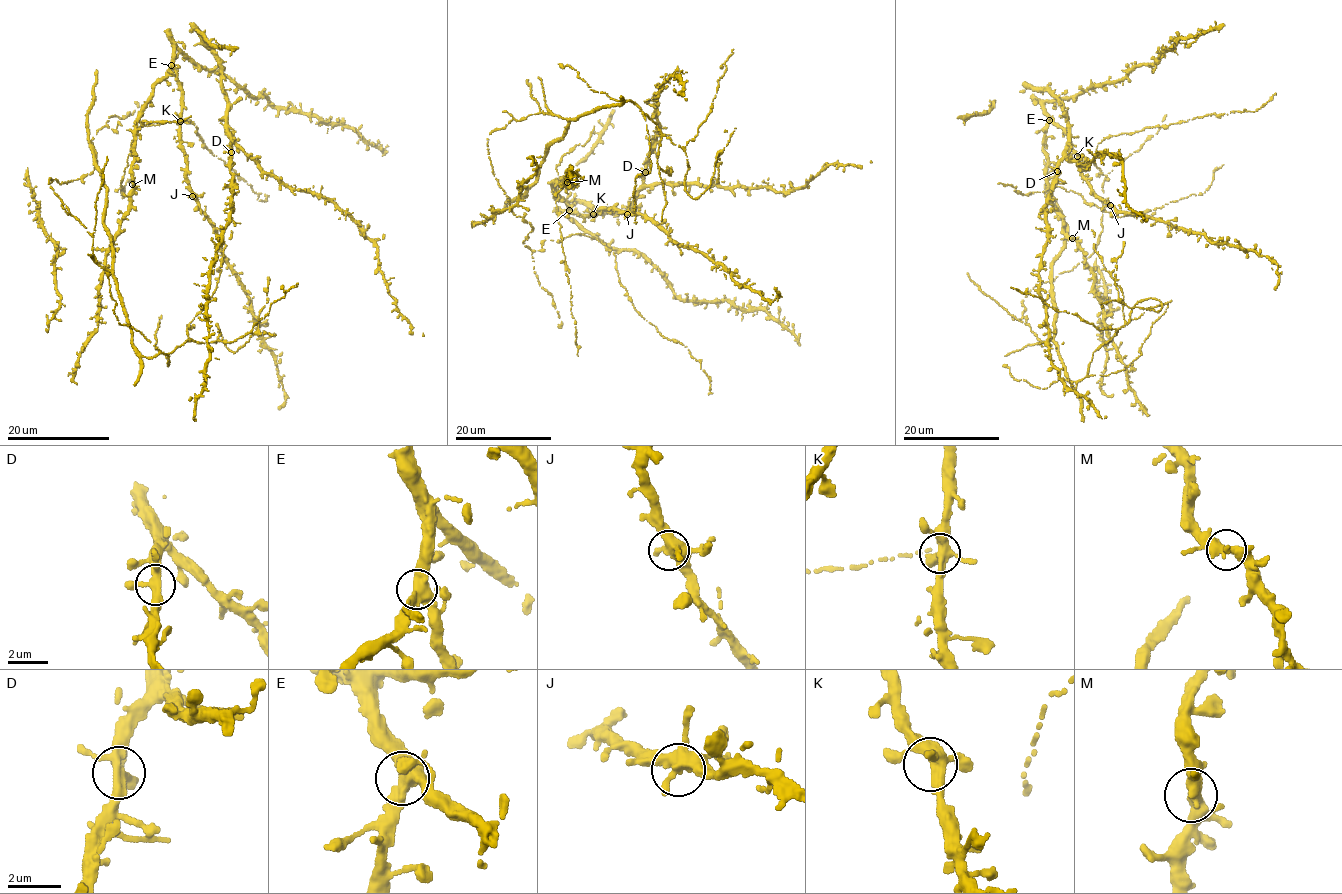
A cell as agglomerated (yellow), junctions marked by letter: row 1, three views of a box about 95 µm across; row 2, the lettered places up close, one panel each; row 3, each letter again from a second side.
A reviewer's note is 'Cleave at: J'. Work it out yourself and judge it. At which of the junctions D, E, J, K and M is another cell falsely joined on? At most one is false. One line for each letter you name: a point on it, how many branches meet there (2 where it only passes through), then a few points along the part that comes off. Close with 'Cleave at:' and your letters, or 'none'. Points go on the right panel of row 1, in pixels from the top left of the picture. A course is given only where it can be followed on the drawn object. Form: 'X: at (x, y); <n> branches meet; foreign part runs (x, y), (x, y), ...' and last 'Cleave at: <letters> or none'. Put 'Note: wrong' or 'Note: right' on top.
Note: wrong
Cleave at: none

